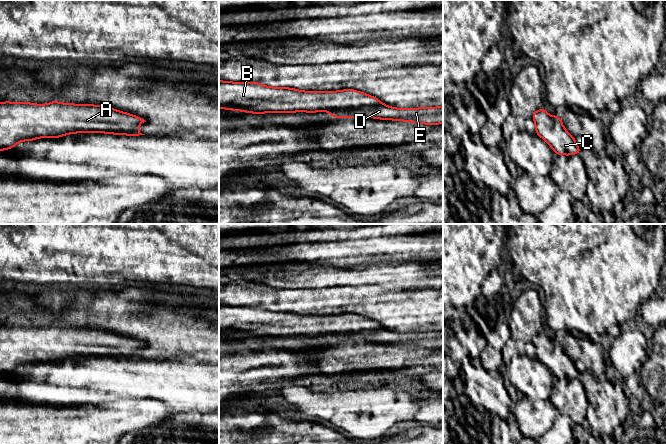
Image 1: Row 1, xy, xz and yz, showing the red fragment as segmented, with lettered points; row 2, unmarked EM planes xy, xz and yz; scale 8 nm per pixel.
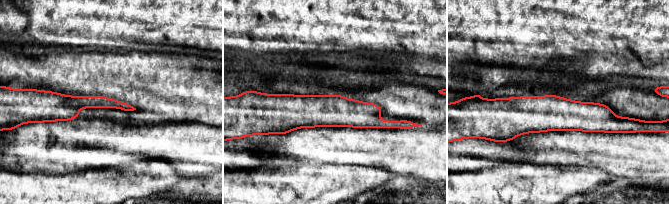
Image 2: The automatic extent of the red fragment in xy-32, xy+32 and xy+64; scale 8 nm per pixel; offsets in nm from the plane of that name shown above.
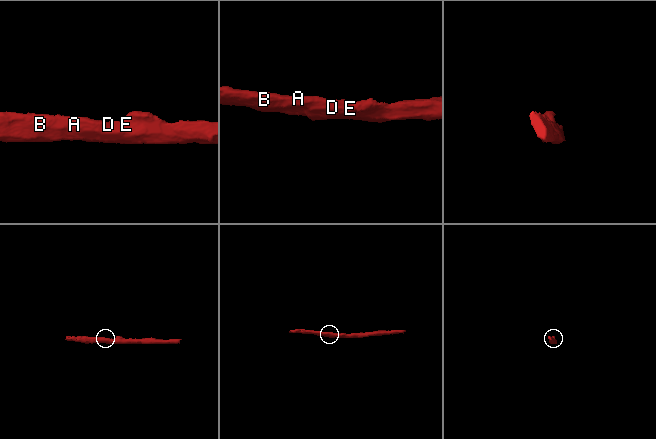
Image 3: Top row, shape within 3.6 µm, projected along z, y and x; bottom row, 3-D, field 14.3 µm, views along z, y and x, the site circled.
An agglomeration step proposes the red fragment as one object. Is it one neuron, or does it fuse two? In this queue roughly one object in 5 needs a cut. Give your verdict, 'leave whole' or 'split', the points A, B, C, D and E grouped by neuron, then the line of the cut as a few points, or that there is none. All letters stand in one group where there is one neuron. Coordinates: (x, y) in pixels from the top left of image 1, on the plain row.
leave whole; A B C D E; no cut

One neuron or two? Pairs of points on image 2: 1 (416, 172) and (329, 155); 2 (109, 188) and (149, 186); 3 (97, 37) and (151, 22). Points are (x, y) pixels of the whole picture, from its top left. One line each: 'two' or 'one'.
1: one
2: one
3: one

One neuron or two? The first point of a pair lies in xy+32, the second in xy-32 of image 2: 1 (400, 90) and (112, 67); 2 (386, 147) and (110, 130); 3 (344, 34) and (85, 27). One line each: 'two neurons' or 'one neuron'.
1: one neuron
2: one neuron
3: one neuron

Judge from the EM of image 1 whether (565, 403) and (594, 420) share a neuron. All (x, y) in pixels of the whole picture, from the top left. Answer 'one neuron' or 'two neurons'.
two neurons

